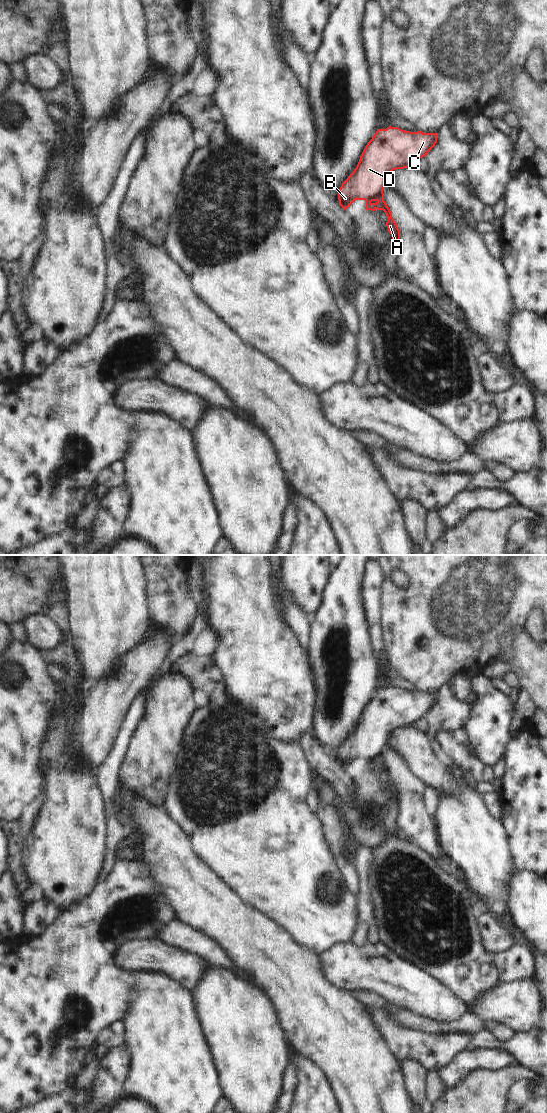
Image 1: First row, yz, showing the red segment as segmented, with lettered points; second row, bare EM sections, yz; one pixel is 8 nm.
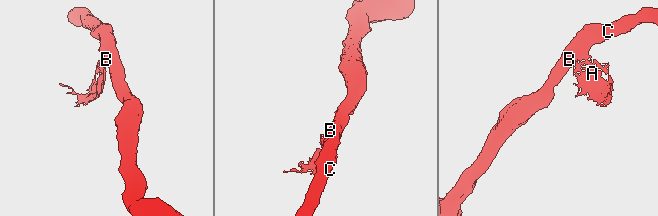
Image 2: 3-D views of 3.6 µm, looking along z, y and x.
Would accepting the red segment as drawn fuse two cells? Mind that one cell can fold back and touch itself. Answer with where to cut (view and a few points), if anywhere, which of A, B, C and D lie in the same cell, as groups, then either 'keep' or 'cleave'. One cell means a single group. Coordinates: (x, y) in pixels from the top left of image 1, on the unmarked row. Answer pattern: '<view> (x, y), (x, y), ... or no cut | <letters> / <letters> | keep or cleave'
yz (382, 750), (379, 754), (365, 760) | A / B C D | cleave

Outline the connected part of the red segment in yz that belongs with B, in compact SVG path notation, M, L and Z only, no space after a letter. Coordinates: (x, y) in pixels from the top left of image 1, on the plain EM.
M398 687L377 689L365 706L354 731L338 750L339 765L346 770L355 760L373 759L380 755L386 745L388 735L396 729L412 727L420 718L426 717L437 703L438 693L410 692Z

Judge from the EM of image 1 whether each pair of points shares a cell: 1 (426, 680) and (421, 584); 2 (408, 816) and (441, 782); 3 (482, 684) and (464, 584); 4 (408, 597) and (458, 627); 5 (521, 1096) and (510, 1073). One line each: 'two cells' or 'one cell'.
1: one cell
2: two cells
3: two cells
4: one cell
5: one cell

